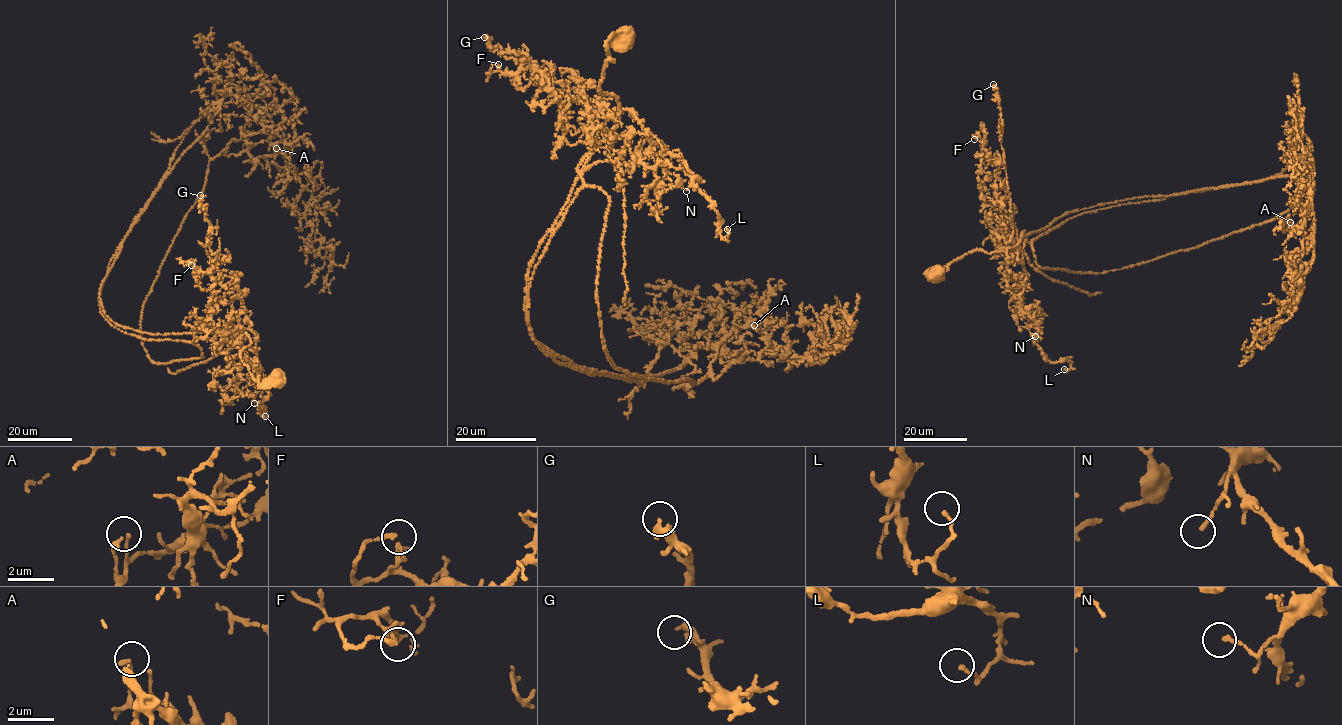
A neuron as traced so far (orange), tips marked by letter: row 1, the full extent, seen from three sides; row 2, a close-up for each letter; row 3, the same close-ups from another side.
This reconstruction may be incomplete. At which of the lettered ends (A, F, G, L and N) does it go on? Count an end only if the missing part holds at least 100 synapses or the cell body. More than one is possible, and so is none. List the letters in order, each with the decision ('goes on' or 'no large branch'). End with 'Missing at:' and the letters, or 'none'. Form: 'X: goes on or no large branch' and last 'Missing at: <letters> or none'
A: no large branch
F: no large branch
G: no large branch
L: no large branch
N: no large branch
Missing at: none

